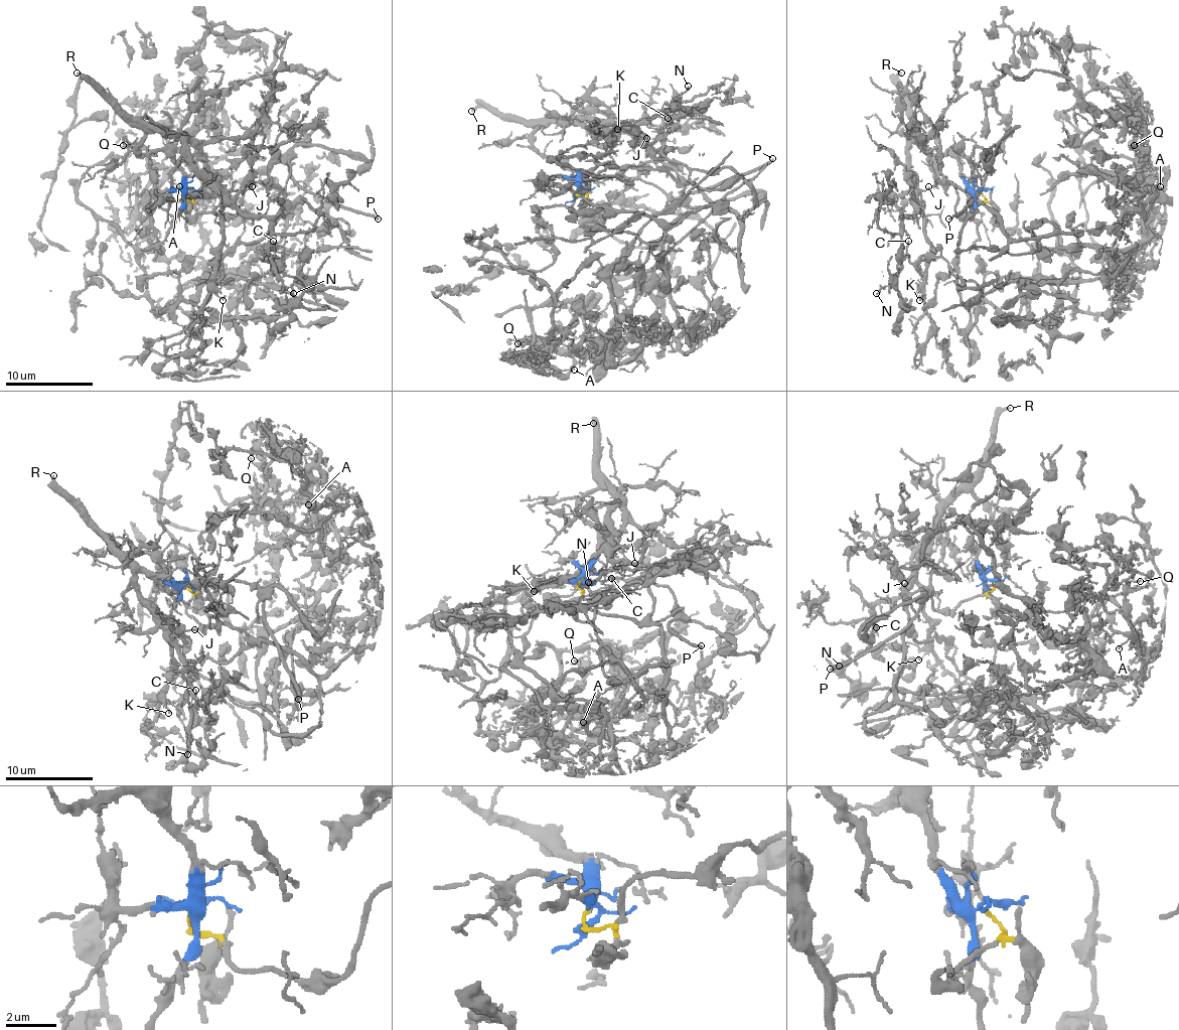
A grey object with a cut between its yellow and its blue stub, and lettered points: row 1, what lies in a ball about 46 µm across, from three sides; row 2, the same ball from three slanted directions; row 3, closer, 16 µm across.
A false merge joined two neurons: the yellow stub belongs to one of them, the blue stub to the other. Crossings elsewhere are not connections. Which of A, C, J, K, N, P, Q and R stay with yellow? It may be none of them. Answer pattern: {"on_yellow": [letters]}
{"on_yellow": ["A", "P", "Q"]}

